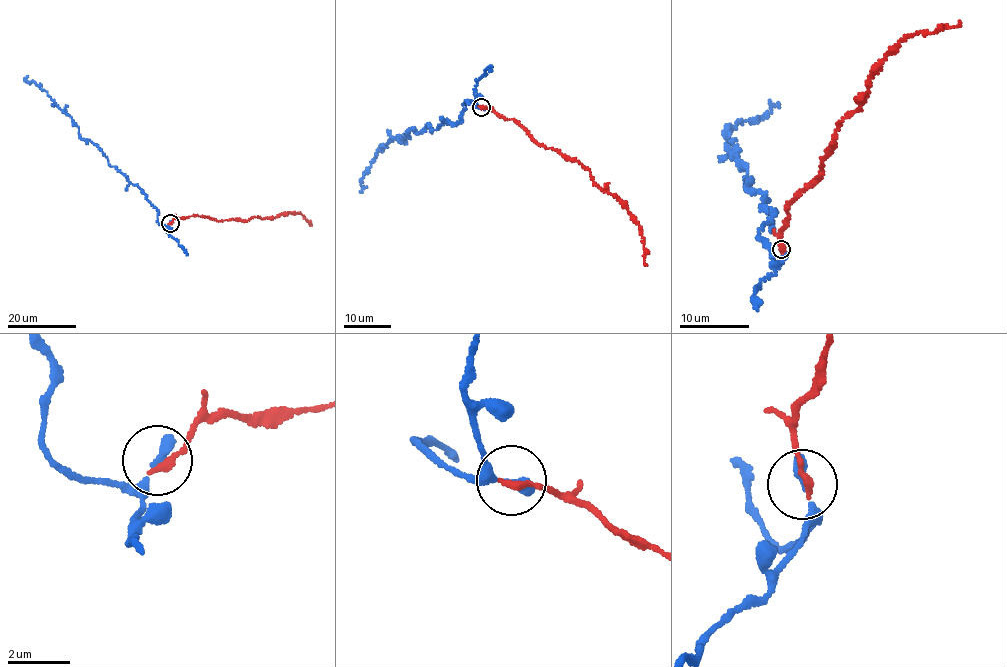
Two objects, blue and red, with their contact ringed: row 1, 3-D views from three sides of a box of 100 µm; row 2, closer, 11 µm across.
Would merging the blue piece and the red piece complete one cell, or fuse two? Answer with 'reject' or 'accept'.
reject

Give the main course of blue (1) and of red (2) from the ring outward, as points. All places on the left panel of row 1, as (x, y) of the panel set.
1: (170, 223), (158, 222), (158, 211), (145, 193), (81, 138), (72, 118), (47, 92), (24, 78)
2: (170, 223), (193, 215), (221, 221), (300, 213), (311, 225)

